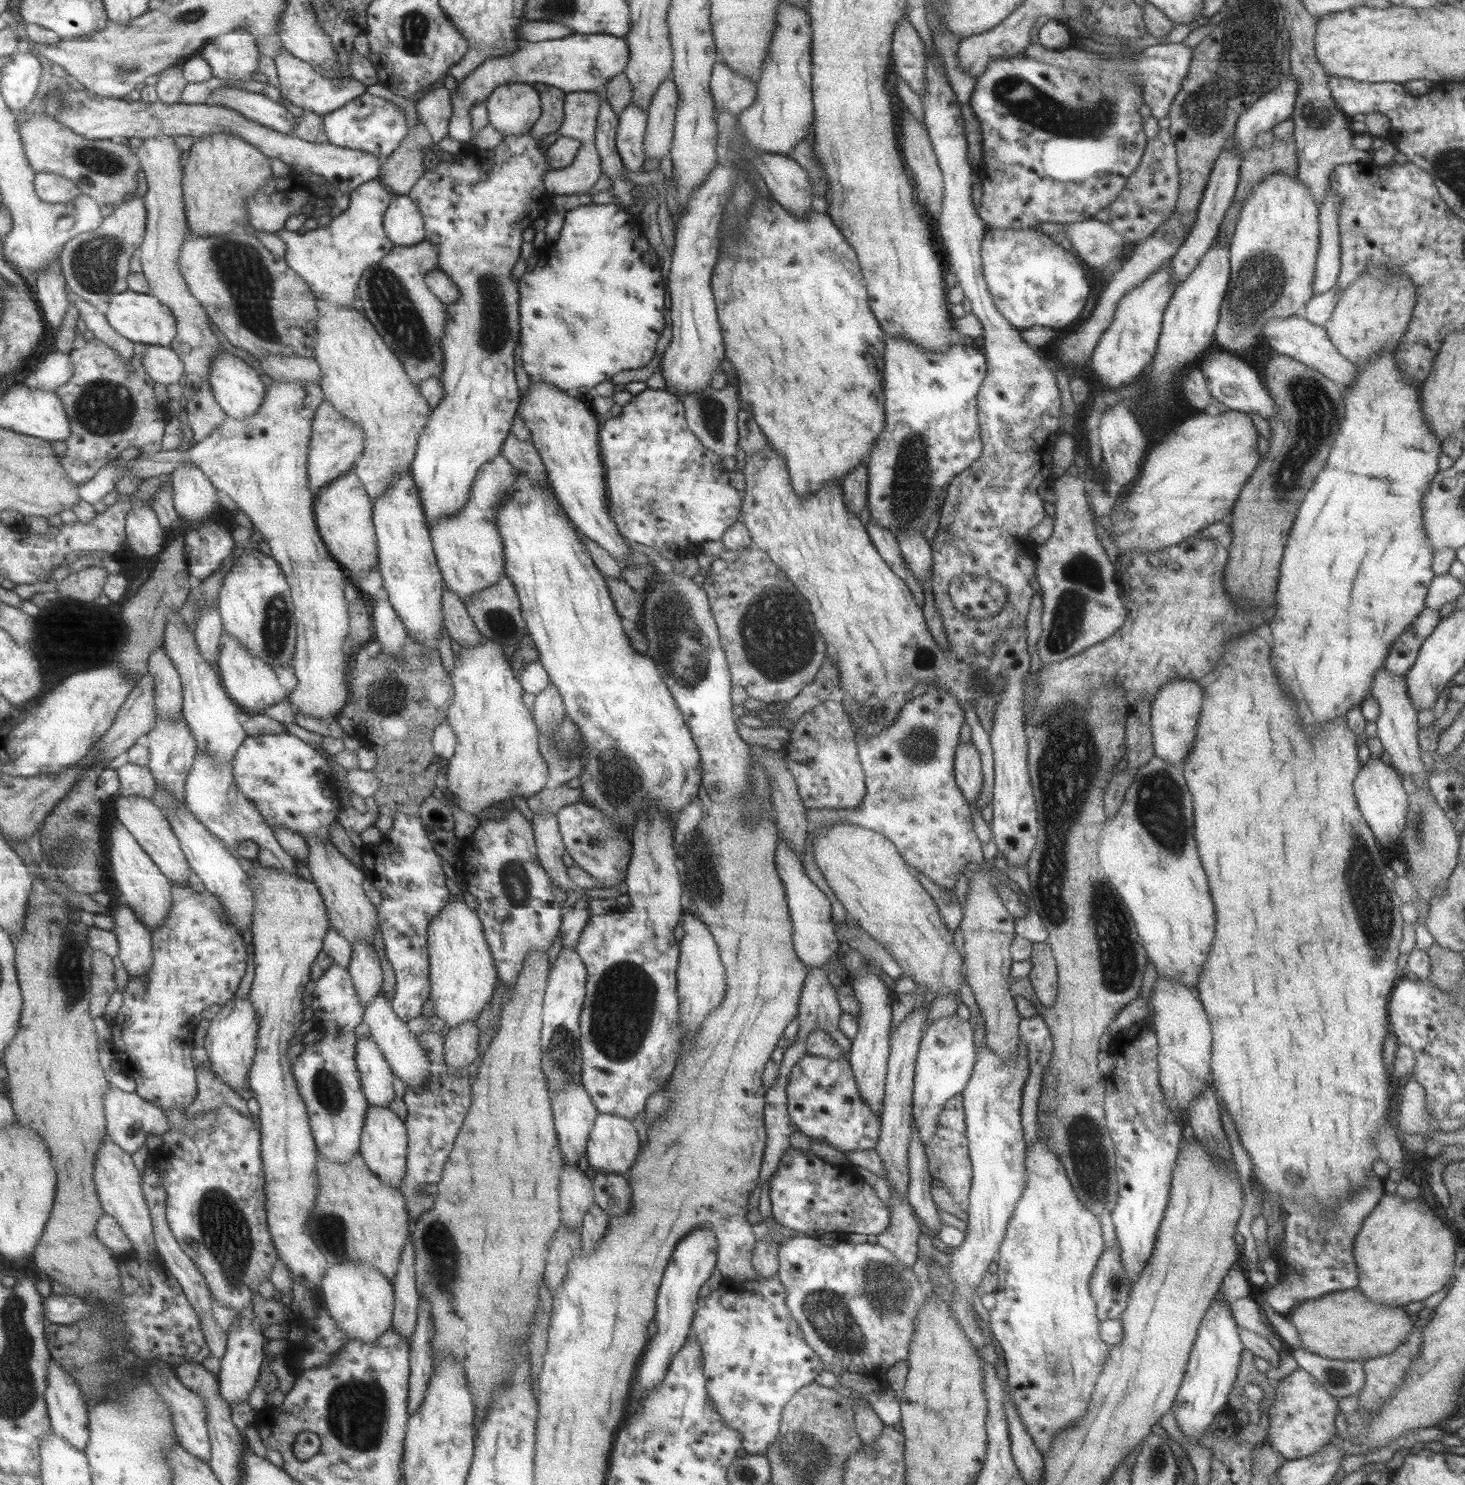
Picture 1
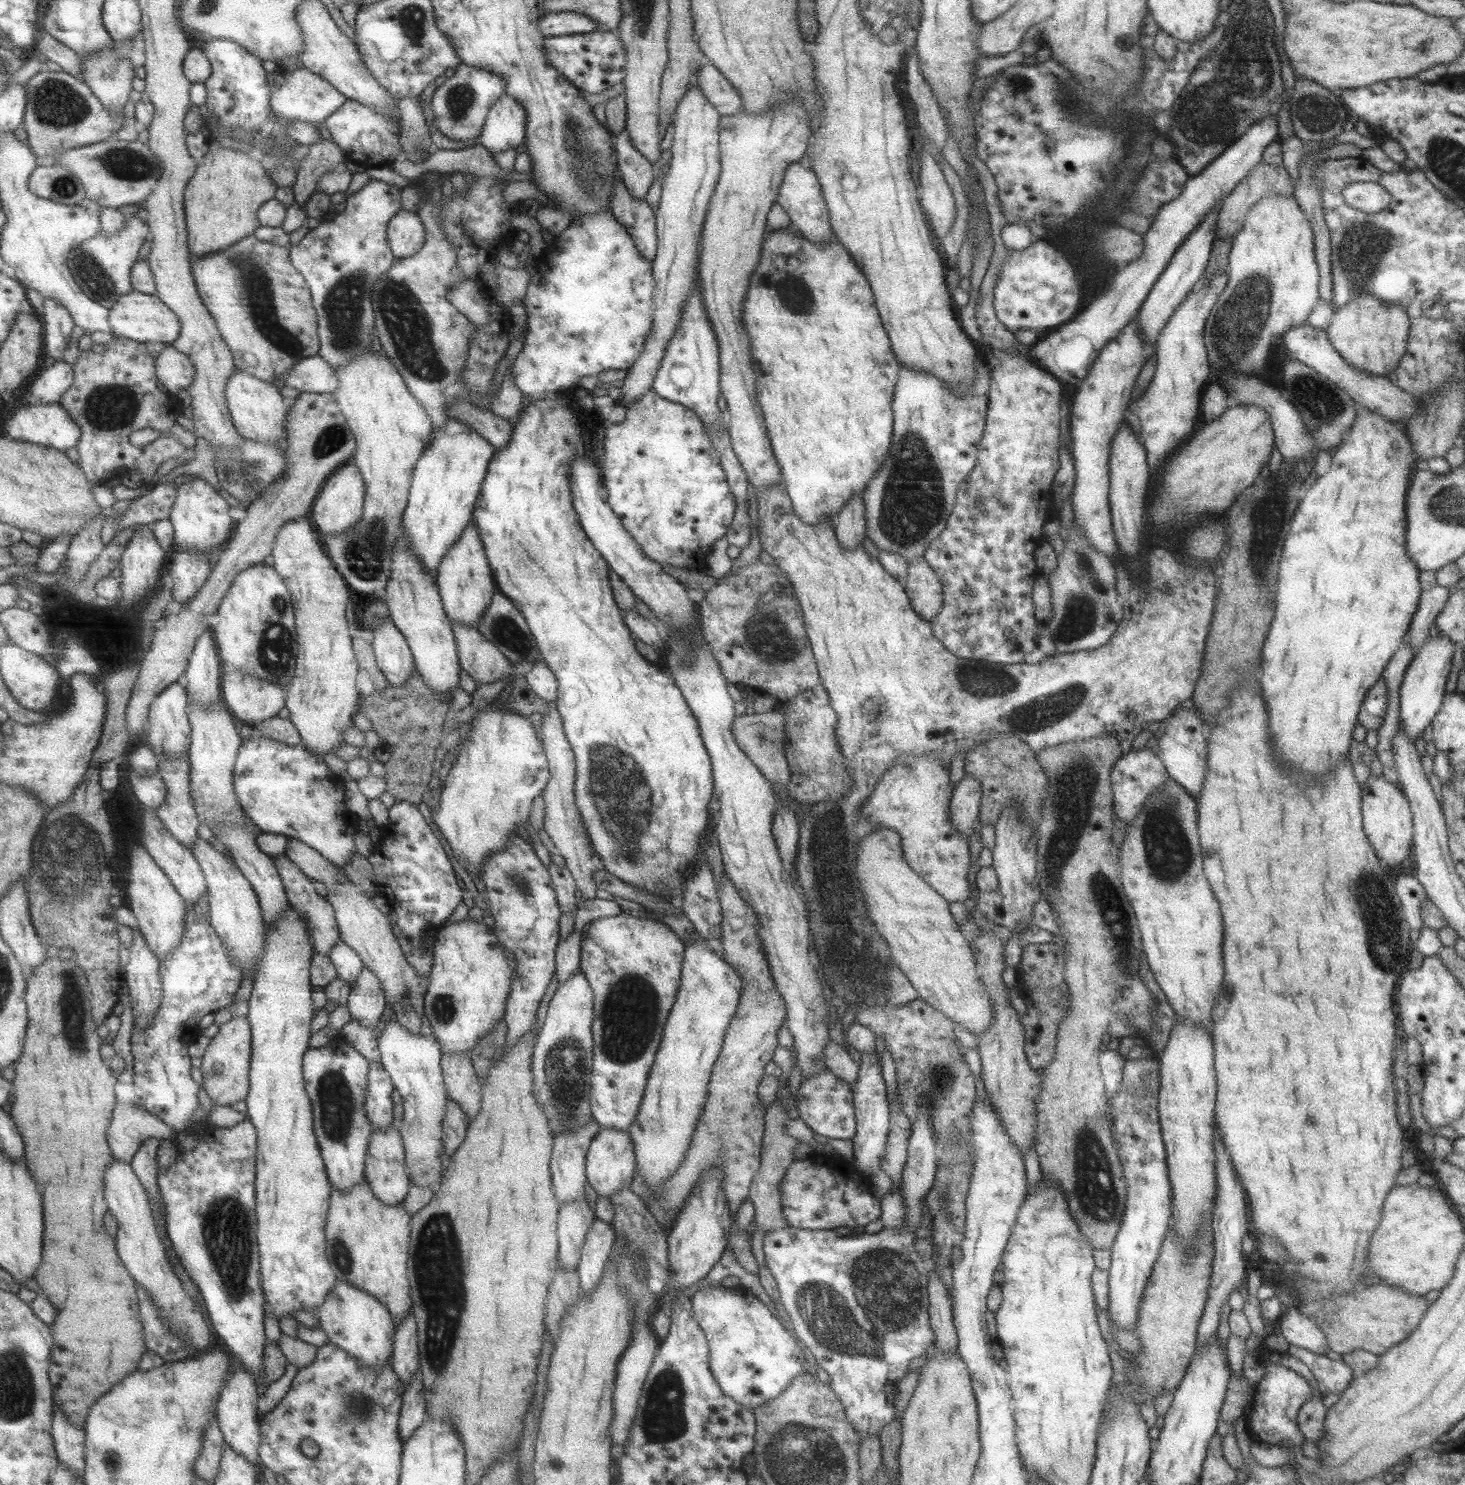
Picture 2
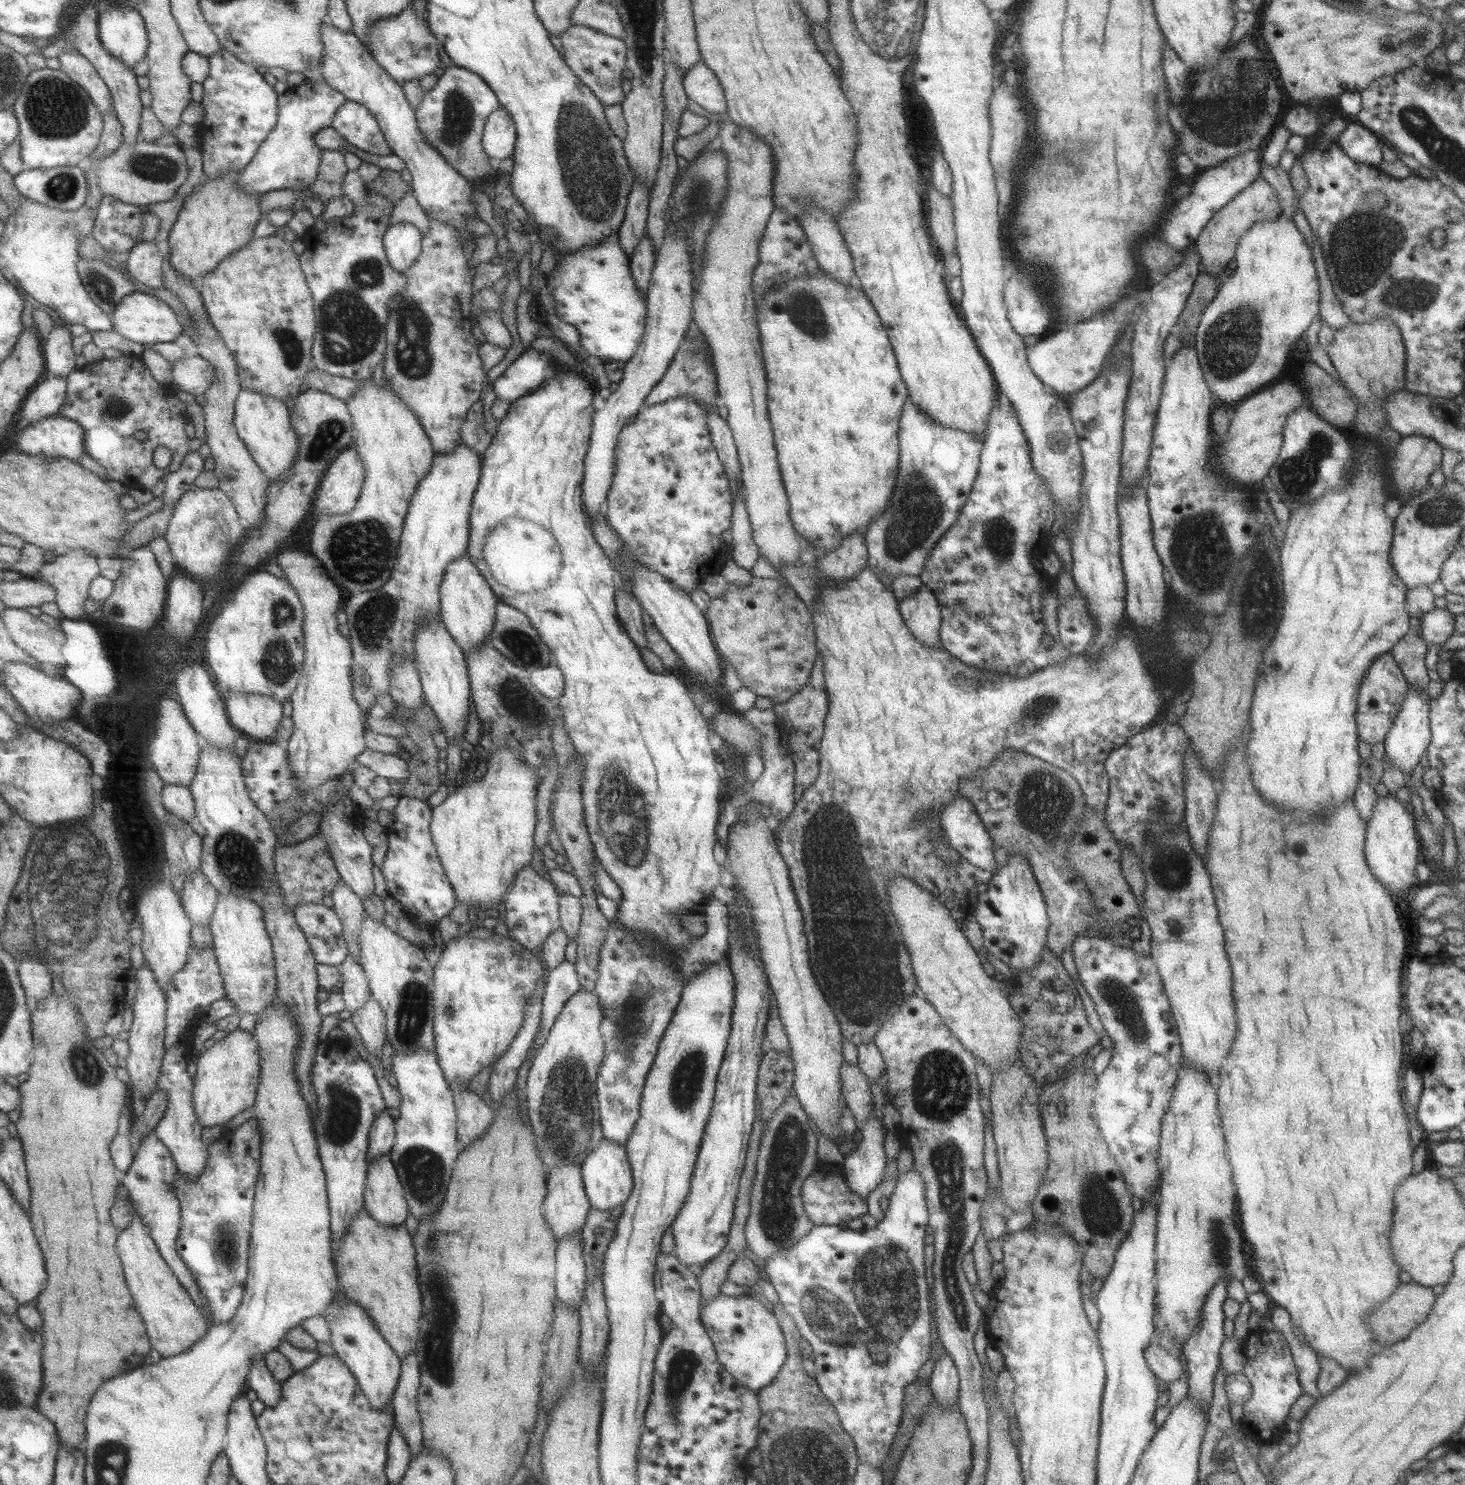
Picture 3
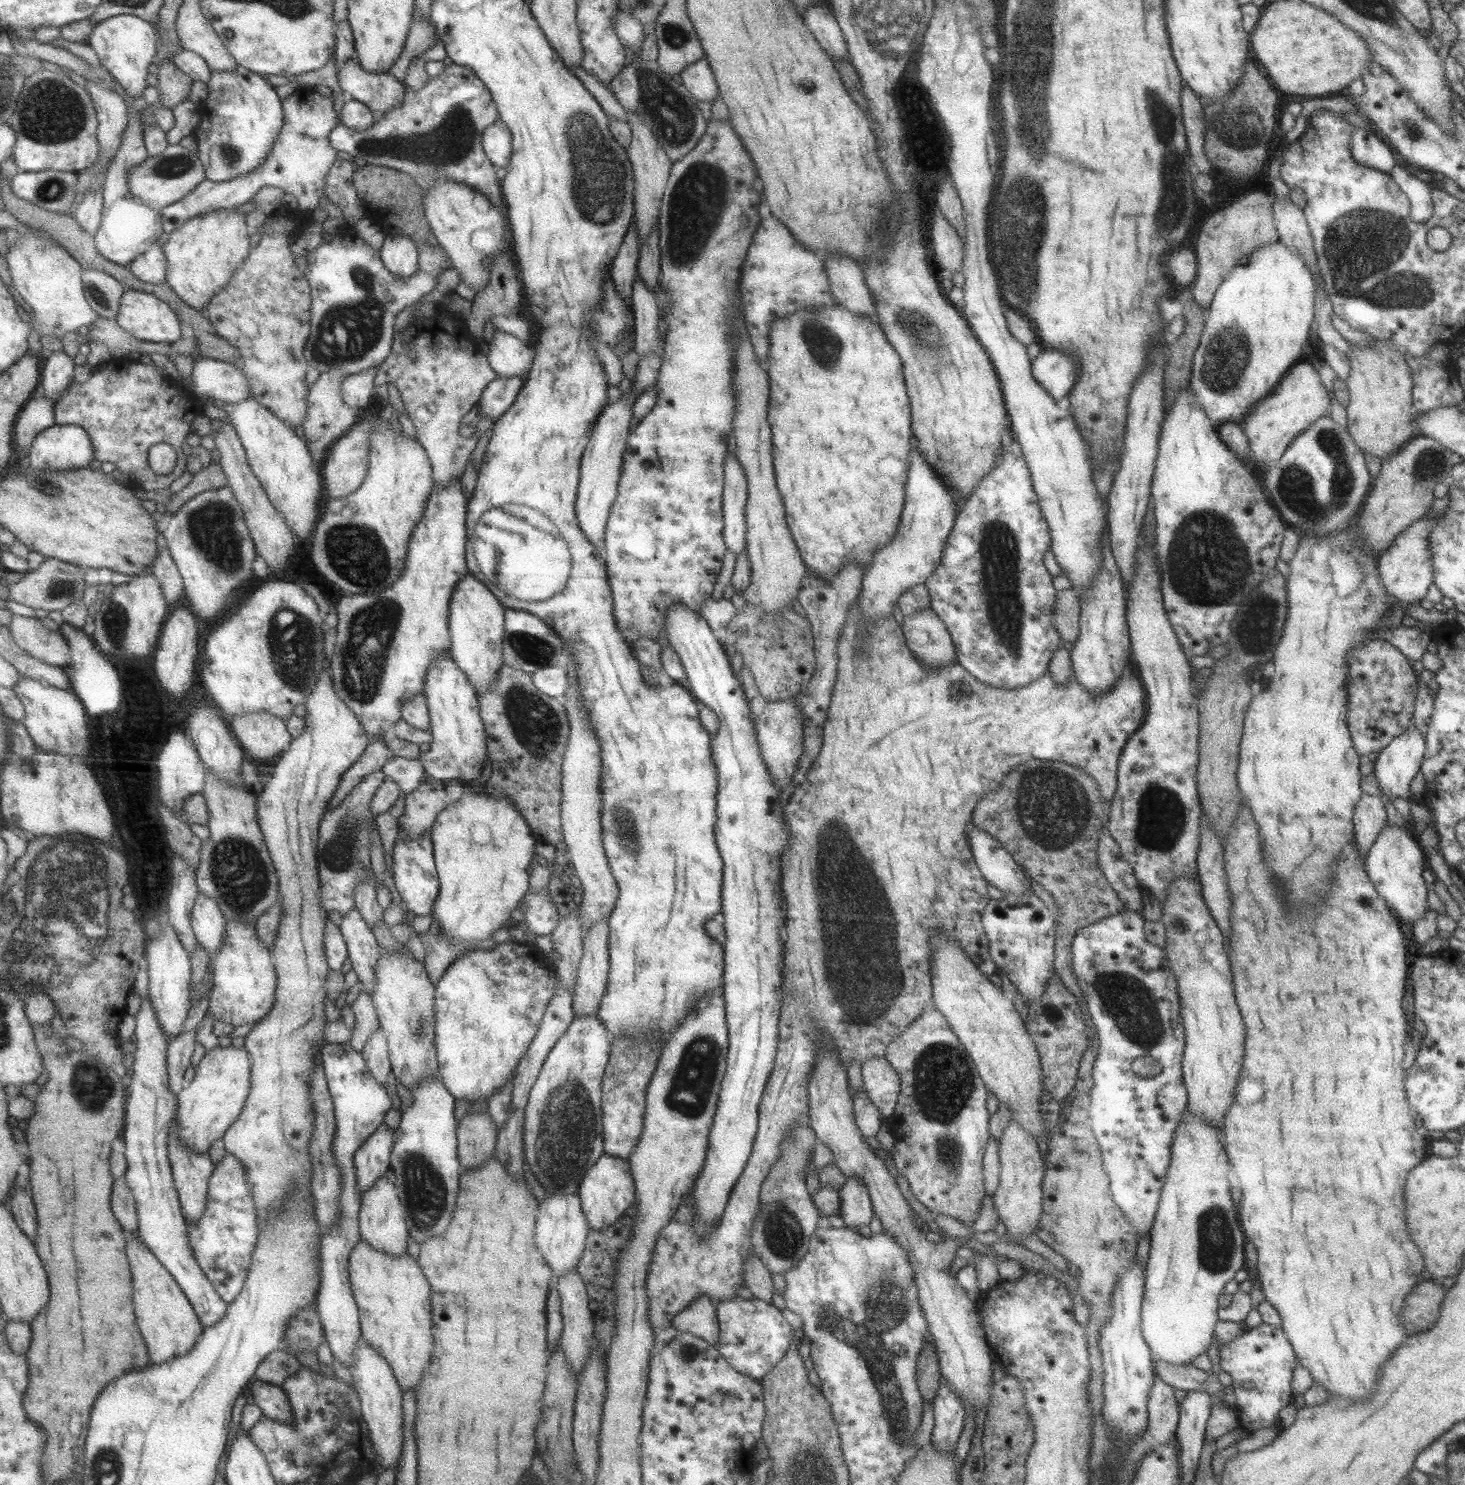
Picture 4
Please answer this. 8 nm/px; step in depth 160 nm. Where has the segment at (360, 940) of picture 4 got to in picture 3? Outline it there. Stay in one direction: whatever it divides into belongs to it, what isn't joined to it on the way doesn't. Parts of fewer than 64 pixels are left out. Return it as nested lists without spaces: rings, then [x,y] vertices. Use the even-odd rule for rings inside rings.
[[[339,880],[333,885],[331,891],[331,900],[333,901],[333,913],[341,922],[343,939],[346,943],[346,950],[349,957],[353,957],[354,962],[359,963],[359,929],[363,921],[363,906],[358,896],[351,893],[351,889]]]

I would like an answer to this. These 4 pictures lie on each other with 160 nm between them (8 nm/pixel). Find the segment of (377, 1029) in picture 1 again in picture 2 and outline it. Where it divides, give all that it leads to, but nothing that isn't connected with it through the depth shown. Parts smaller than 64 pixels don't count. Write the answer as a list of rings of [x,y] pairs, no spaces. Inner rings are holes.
[[[393,1019],[385,1024],[383,1032],[379,1036],[378,1051],[380,1056],[380,1064],[383,1070],[388,1072],[393,1088],[396,1088],[402,1098],[401,1106],[403,1113],[401,1122],[397,1123],[397,1129],[400,1136],[400,1143],[403,1147],[403,1164],[409,1177],[410,1182],[417,1186],[425,1188],[438,1188],[442,1173],[444,1172],[445,1162],[441,1162],[439,1157],[443,1155],[443,1135],[442,1120],[448,1094],[442,1081],[442,1072],[440,1067],[440,1058],[442,1057],[439,1044],[432,1036],[421,1036],[420,1034],[409,1034],[404,1028],[401,1028]]]

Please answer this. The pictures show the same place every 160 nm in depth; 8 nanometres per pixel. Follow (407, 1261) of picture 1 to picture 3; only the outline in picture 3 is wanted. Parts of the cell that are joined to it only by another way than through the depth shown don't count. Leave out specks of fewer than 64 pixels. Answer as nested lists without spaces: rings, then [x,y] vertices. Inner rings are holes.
[[[411,1351],[401,1361],[397,1385],[390,1400],[393,1415],[395,1415],[394,1428],[401,1431],[402,1437],[406,1440],[410,1459],[422,1450],[423,1433],[416,1403],[416,1395],[420,1386],[419,1374],[417,1354]]]

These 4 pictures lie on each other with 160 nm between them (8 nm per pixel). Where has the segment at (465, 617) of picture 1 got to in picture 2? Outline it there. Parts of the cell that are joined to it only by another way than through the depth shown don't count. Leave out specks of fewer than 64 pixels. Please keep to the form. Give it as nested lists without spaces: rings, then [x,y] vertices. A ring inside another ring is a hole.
[[[451,622],[460,668],[473,679],[476,686],[505,681],[513,675],[514,667],[499,649],[476,628]]]

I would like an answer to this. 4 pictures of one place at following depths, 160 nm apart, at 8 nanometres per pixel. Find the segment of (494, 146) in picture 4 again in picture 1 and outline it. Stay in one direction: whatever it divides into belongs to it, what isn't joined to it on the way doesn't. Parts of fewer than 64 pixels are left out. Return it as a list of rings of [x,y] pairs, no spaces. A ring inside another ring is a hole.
[[[513,82],[495,87],[485,100],[488,123],[500,134],[523,134],[540,115],[540,98],[531,83]]]

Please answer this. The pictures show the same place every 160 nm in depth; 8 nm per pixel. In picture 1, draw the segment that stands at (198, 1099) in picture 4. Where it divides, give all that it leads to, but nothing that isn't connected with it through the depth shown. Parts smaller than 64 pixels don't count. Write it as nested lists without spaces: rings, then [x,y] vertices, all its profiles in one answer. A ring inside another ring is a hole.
[[[248,995],[245,999],[234,997],[220,1006],[221,1010],[210,1022],[203,1046],[210,1061],[210,1068],[231,1088],[248,1088],[249,1070],[257,1048],[259,1016],[255,1013]]]

